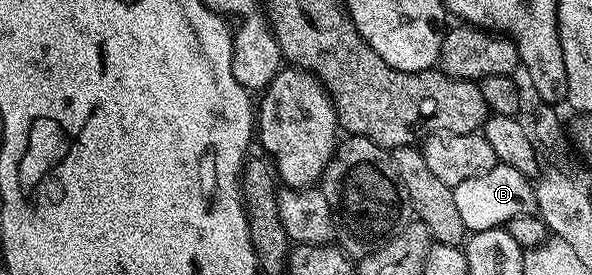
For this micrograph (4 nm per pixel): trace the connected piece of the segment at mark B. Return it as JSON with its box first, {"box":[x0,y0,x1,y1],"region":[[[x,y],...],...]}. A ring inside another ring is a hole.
{"box":[452,162,537,233],"region":[[[498,162],[497,166],[479,177],[467,177],[467,181],[459,181],[459,185],[452,189],[459,217],[463,217],[463,225],[469,233],[505,227],[515,217],[531,215],[537,210],[537,198],[530,176],[503,162]]]}

